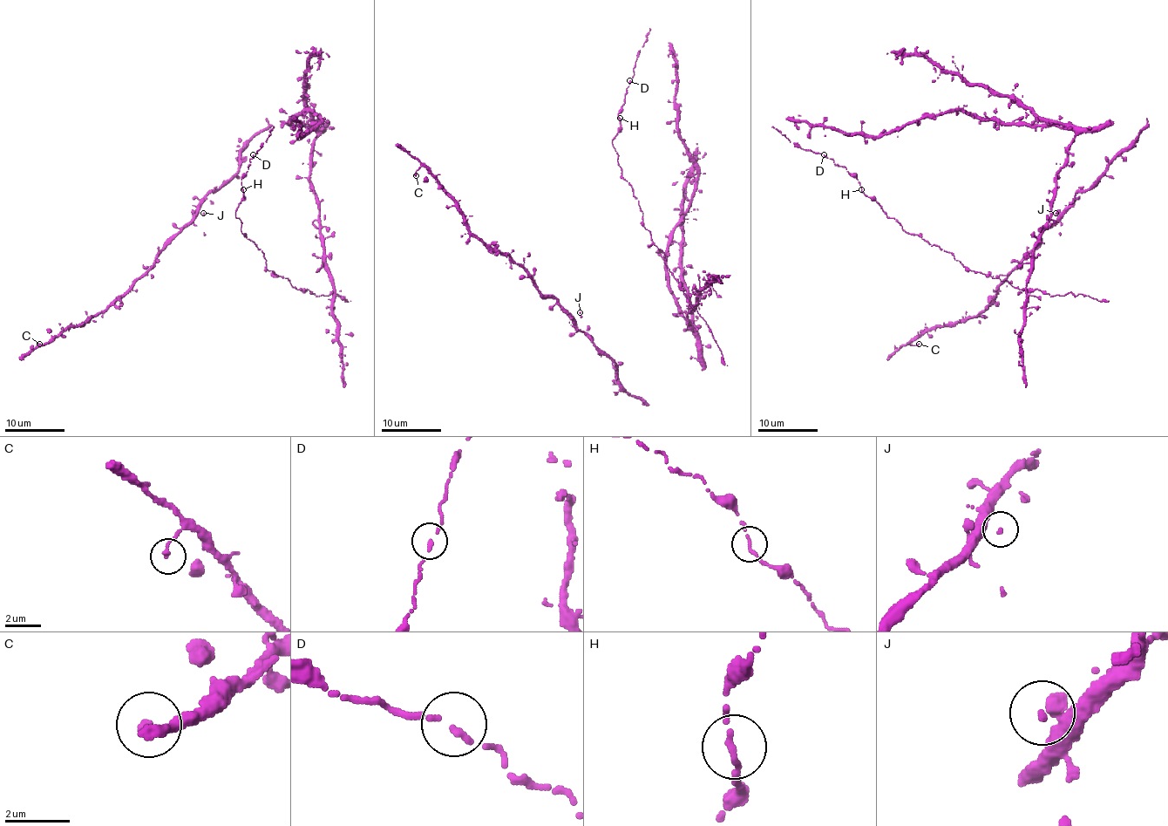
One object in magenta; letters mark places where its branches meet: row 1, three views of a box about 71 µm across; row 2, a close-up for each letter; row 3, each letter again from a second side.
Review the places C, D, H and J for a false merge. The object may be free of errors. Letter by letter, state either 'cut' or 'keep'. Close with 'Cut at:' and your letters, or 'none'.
C: keep
D: keep
H: keep
J: keep
Cut at: none

